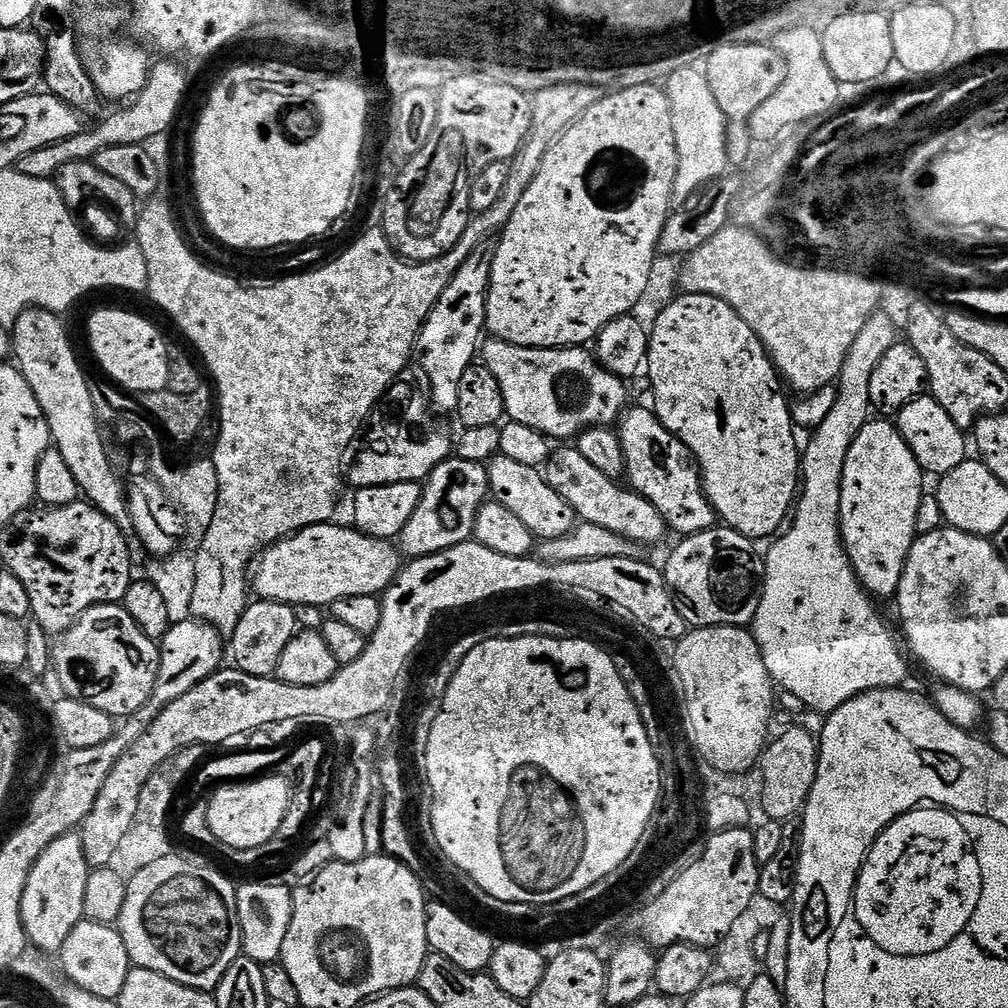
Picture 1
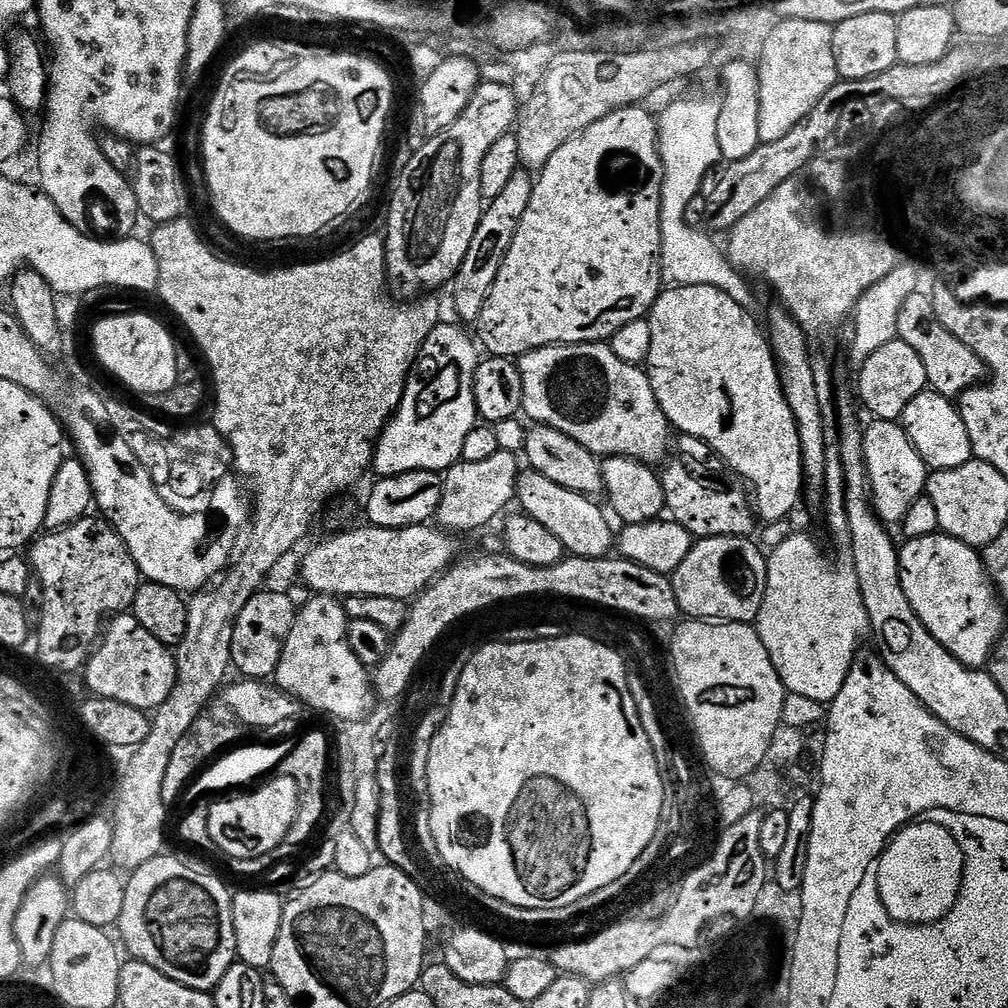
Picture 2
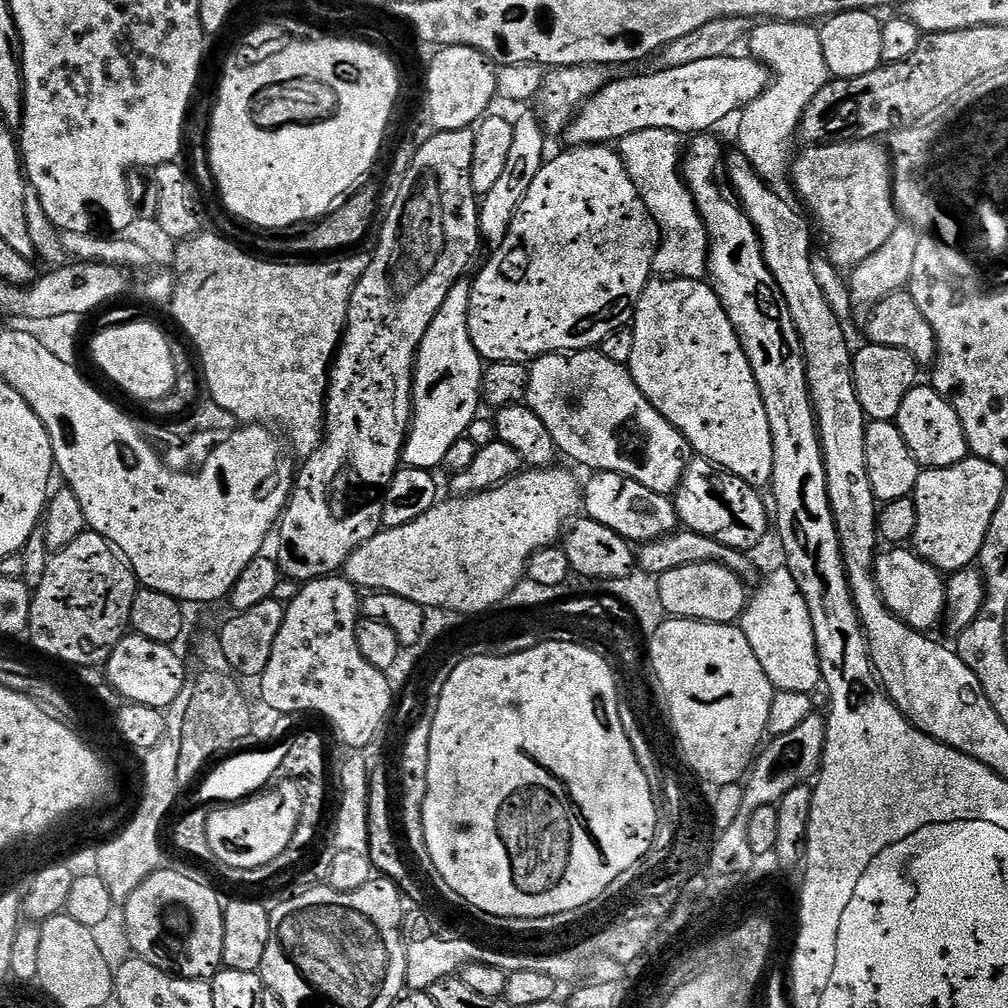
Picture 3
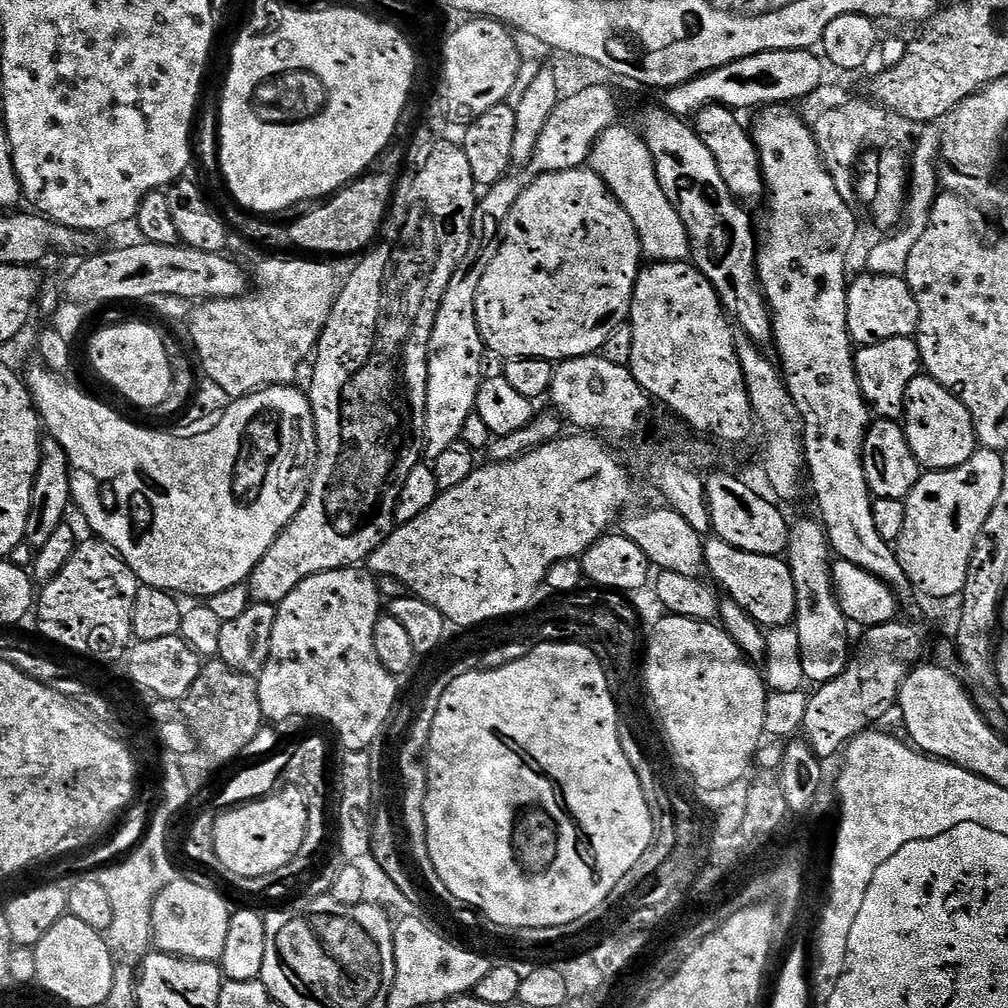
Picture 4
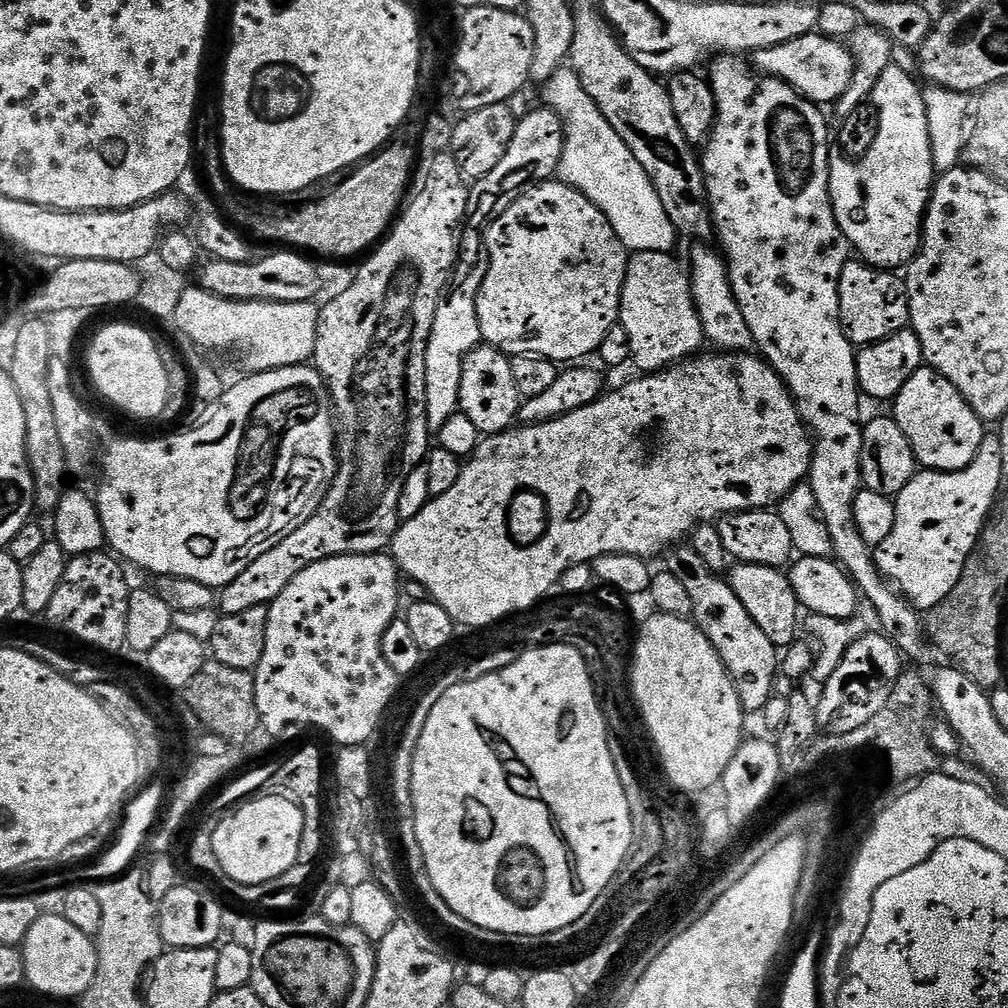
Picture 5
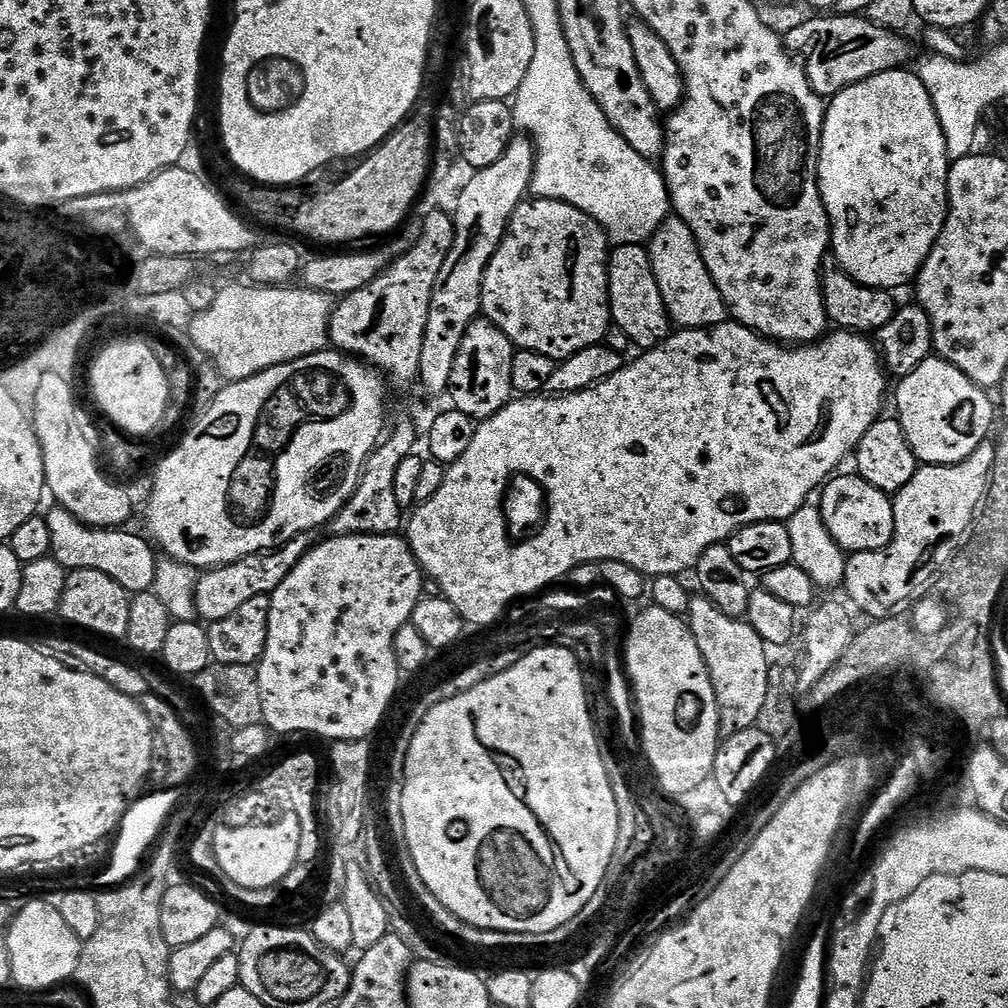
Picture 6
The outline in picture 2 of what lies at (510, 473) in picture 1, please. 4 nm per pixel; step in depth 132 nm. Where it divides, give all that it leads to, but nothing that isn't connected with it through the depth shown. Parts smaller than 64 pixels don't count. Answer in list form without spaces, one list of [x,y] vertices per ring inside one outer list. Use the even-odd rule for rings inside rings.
[[[524,470],[517,479],[514,500],[517,505],[520,503],[519,511],[523,515],[540,522],[550,534],[554,534],[554,538],[558,538],[558,542],[562,542],[565,553],[599,560],[613,551],[614,528],[612,532],[605,509],[600,509],[589,497],[566,490],[550,482],[550,478],[542,478],[542,474]]]

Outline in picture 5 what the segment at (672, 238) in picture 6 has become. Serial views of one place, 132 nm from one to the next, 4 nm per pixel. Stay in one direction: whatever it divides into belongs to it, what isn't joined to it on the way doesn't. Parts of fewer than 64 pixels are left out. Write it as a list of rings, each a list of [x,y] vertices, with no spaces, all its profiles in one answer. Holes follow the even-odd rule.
[[[696,246],[692,252],[692,268],[690,264],[692,293],[696,299],[696,309],[702,318],[704,335],[711,343],[712,340],[716,343],[717,349],[748,352],[753,347],[750,326],[746,326],[746,317],[742,315],[742,306],[738,306],[738,298],[734,298],[734,290],[728,277],[728,265],[717,253],[716,256],[708,246]]]

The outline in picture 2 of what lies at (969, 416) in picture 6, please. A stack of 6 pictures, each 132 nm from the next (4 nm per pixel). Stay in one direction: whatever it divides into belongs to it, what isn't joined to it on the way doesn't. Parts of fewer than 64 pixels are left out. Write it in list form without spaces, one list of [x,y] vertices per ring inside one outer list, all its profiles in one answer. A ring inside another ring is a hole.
[[[931,390],[918,393],[914,402],[910,402],[910,406],[906,406],[900,415],[899,423],[929,469],[938,472],[950,470],[973,459],[970,434],[966,434],[966,422],[962,422],[959,407],[947,396]]]

